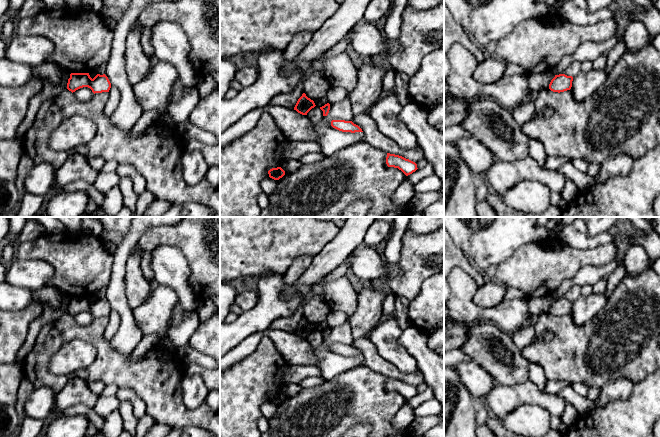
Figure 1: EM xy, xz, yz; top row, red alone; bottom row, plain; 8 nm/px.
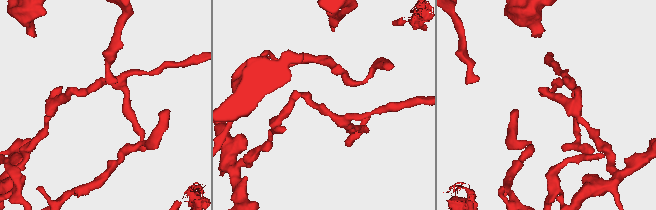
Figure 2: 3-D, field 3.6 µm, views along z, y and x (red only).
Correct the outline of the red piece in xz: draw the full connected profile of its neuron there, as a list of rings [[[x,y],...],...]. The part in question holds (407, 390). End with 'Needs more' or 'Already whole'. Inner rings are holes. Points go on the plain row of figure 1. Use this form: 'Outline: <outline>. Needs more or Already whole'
Outline: [[[387,377],[386,388],[388,391],[394,391],[401,394],[406,400],[415,396],[417,388],[409,383],[402,380]]]. Already whole

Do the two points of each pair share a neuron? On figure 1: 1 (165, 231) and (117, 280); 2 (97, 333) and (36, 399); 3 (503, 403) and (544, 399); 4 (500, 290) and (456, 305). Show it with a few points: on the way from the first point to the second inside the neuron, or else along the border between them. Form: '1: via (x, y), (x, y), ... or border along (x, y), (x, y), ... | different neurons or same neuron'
1: border along (151, 227), (137, 243) | different neurons
2: border along (36, 387), (48, 386), (55, 393) | different neurons
3: via (513, 398), (534, 398) | same neuron
4: border along (477, 286), (474, 302), (481, 307), (496, 305) | different neurons

